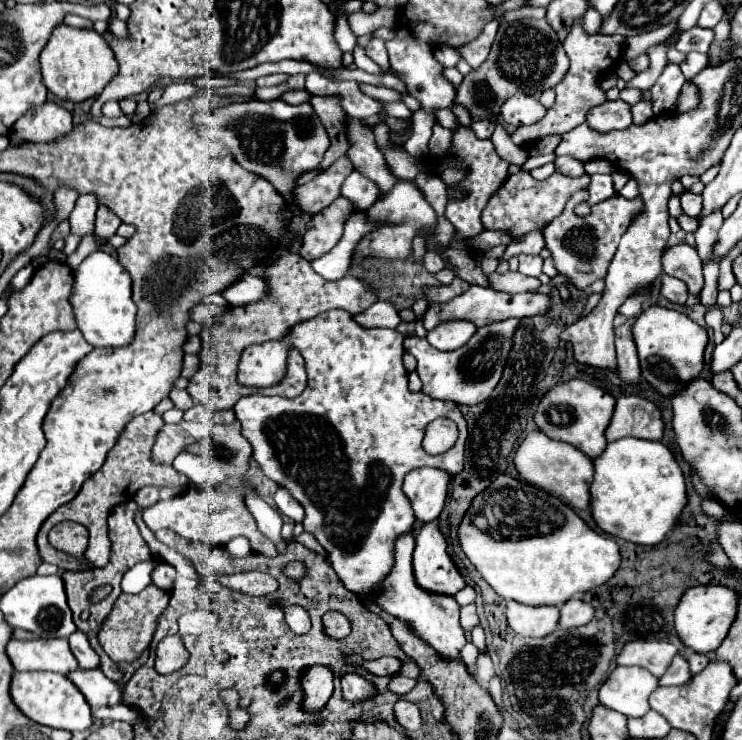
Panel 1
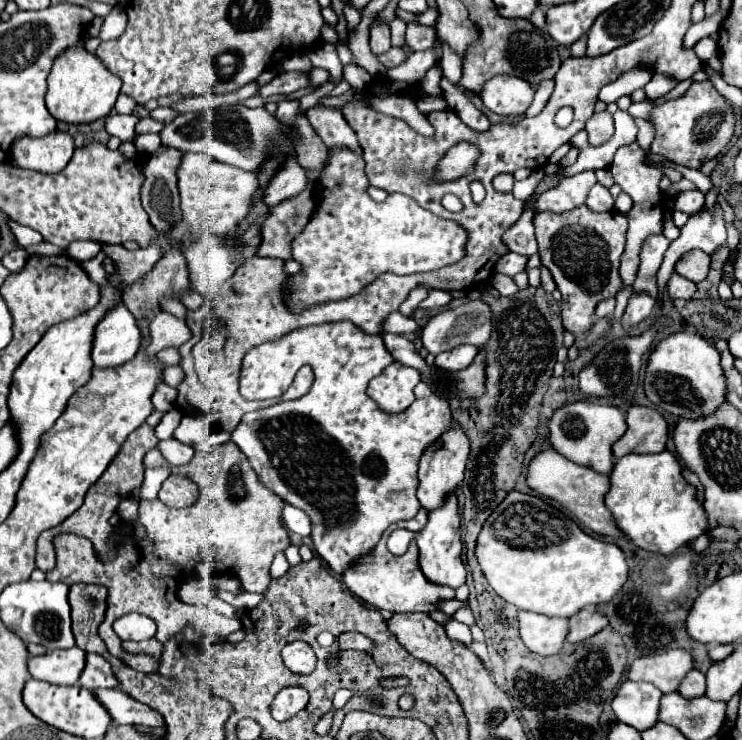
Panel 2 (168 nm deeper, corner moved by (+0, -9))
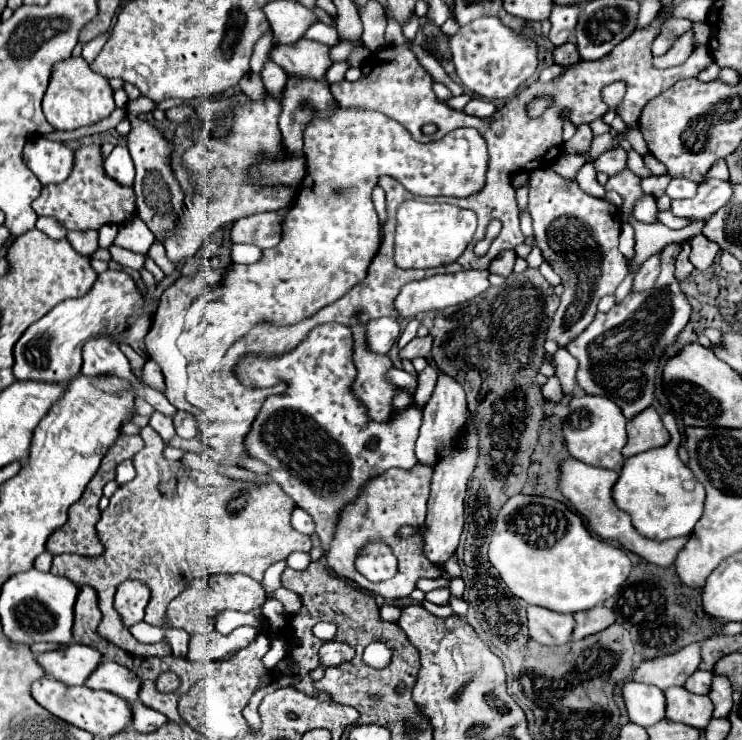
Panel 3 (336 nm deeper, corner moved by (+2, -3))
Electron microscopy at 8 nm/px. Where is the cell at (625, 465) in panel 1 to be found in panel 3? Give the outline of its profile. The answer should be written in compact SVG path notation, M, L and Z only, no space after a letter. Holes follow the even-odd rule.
M667 410L662 415L665 428L671 433L667 446L641 452L625 460L621 476L613 486L613 498L621 510L625 510L637 532L653 540L669 540L679 536L689 536L703 516L705 490L703 484L689 472L689 468L679 460L677 446L681 433L673 412Z

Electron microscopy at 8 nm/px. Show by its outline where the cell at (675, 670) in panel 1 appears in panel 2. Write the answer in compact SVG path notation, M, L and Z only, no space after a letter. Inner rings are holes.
M689 670L689 672L685 674L685 678L681 680L677 692L683 694L685 698L703 696L703 694L705 694L705 674L699 672L699 670Z

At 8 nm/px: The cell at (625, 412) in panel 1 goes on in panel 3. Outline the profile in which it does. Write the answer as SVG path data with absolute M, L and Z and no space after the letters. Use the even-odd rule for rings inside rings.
M647 408L645 412L641 412L633 420L629 420L627 434L629 434L629 440L627 440L627 446L623 448L625 458L651 450L651 448L665 446L671 440L669 432L665 430L661 416L657 414L655 408Z

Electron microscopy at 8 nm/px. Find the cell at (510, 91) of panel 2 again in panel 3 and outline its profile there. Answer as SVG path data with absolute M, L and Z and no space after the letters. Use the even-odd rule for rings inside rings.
M481 16L461 26L451 38L451 52L463 86L483 98L507 98L515 94L515 90L535 74L539 64L537 42L513 32L509 26L501 24L497 16Z

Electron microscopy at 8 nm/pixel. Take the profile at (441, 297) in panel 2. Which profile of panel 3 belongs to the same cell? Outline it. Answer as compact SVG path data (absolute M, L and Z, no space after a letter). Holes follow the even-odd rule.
M411 320L405 330L400 334L399 339L396 342L396 345L399 348L405 347L413 338L416 337L417 330L420 323L415 320Z

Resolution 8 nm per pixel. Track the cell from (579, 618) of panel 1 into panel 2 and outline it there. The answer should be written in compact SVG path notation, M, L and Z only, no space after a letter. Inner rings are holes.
M581 610L569 618L569 634L567 642L581 642L583 638L591 638L599 630L603 630L609 624L607 616L601 616L599 612L587 612Z

